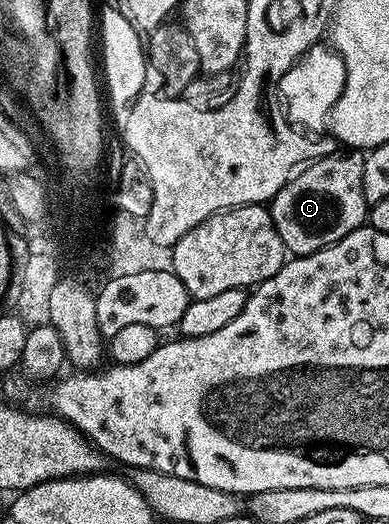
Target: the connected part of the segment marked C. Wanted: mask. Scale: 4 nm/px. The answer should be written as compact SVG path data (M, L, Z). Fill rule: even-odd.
M358 151L330 153L310 166L299 168L268 202L272 223L284 239L287 254L306 257L320 251L367 224L368 206L364 199L364 156Z

